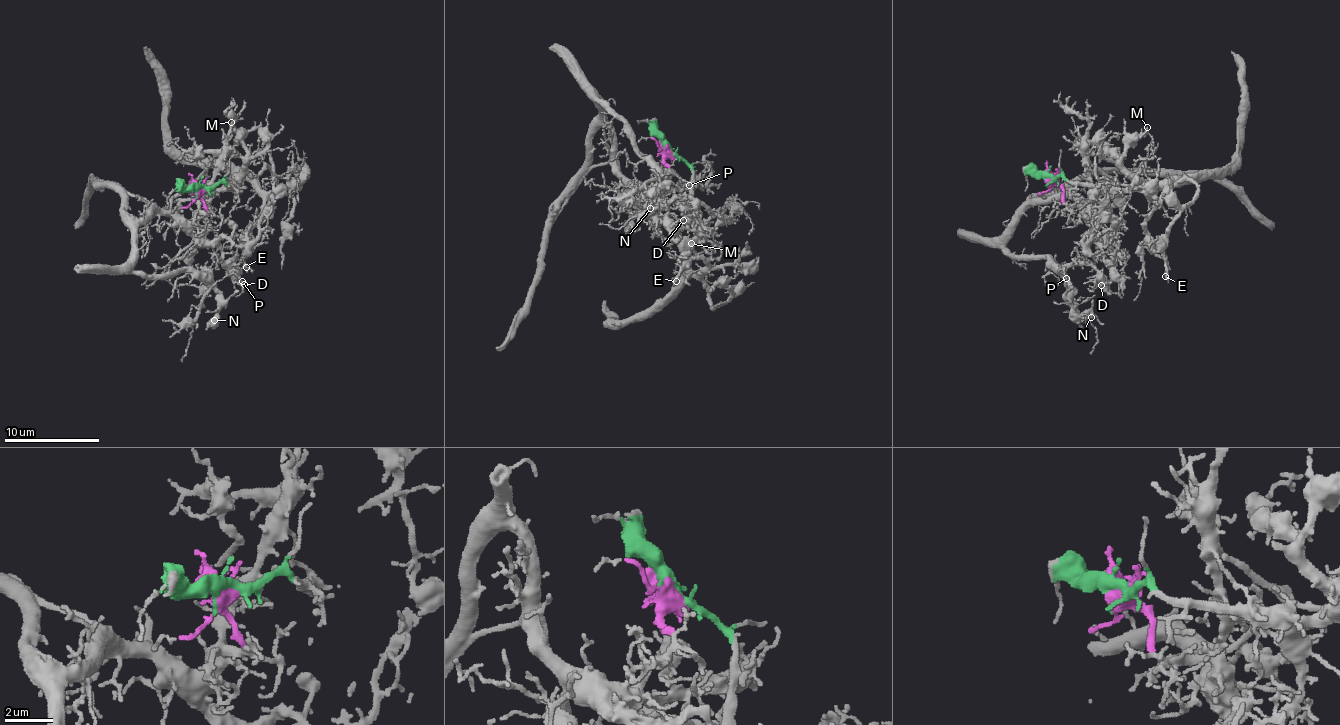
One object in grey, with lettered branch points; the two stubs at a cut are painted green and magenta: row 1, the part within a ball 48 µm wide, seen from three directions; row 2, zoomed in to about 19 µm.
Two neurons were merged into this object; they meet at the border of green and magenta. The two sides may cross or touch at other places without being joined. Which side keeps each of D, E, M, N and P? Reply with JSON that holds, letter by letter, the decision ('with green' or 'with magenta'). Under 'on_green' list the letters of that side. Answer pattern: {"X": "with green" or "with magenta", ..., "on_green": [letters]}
{"D": "with magenta", "E": "with green", "M": "with green", "N": "with magenta", "P": "with magenta", "on_green": ["E", "M"]}

